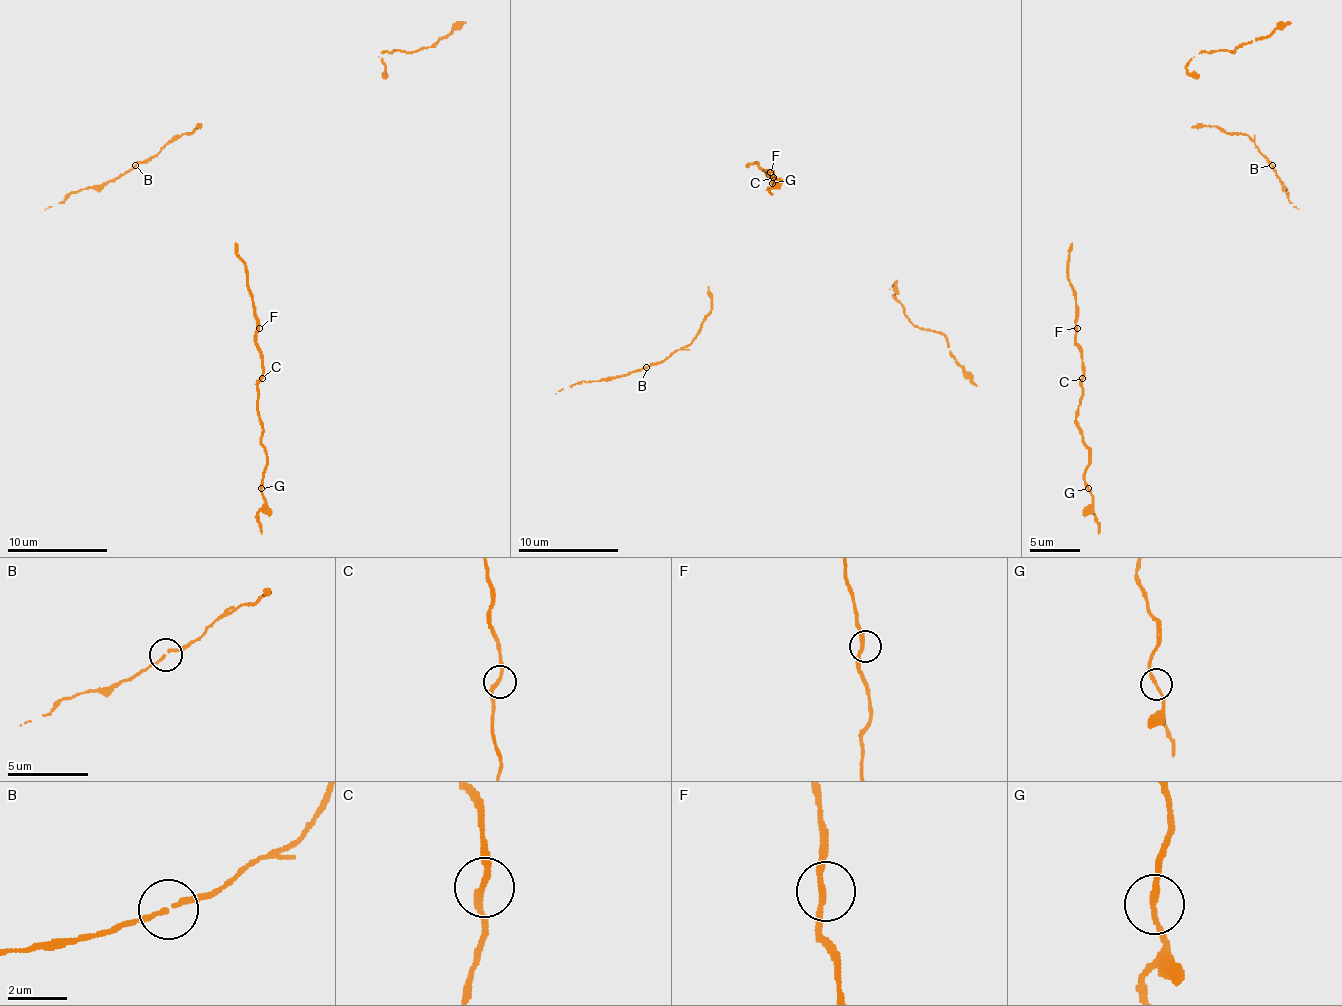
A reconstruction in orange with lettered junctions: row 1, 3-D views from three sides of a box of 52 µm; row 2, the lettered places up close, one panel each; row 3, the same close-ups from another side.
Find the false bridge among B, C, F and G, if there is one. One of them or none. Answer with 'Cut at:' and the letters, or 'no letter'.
Cut at: no letter

